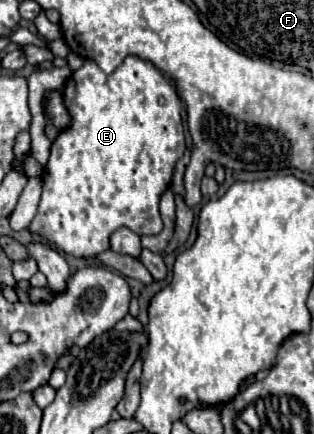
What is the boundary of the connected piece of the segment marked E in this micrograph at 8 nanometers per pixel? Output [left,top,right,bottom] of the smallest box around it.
[28,56,186,258]

